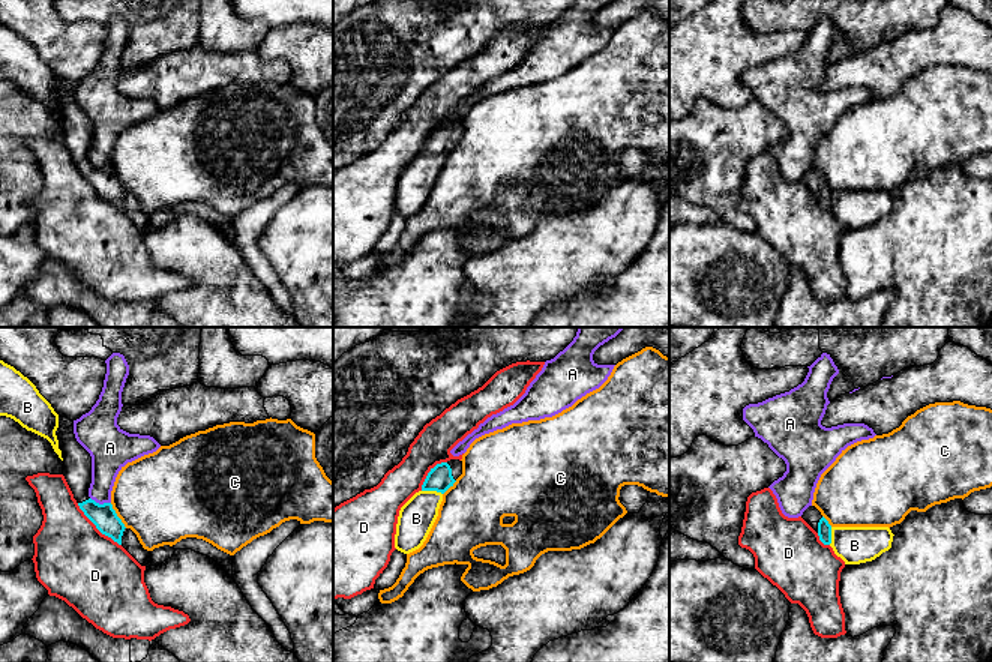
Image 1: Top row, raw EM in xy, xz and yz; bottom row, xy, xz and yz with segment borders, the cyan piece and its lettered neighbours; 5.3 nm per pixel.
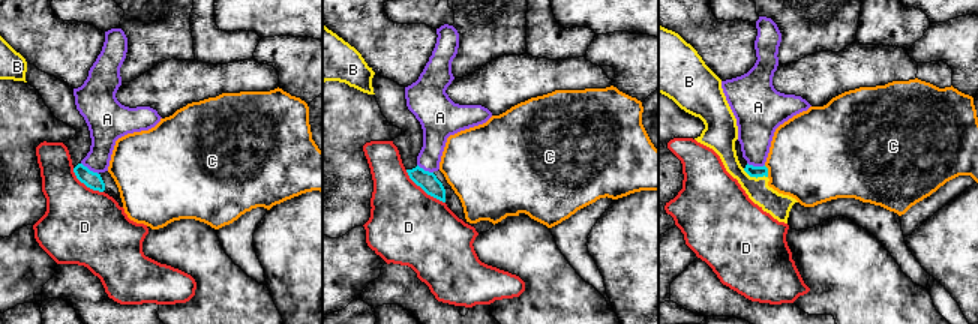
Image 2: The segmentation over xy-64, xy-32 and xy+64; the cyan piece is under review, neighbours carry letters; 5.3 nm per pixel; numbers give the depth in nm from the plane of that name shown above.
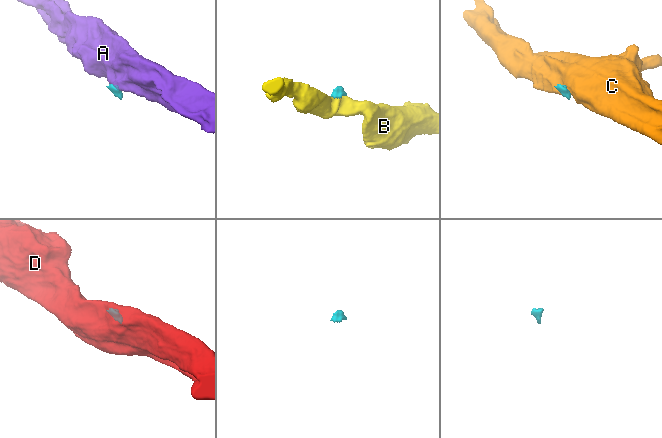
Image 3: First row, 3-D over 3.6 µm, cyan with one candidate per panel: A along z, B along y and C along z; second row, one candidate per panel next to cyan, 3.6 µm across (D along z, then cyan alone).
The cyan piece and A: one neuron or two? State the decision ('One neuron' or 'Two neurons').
Two neurons

